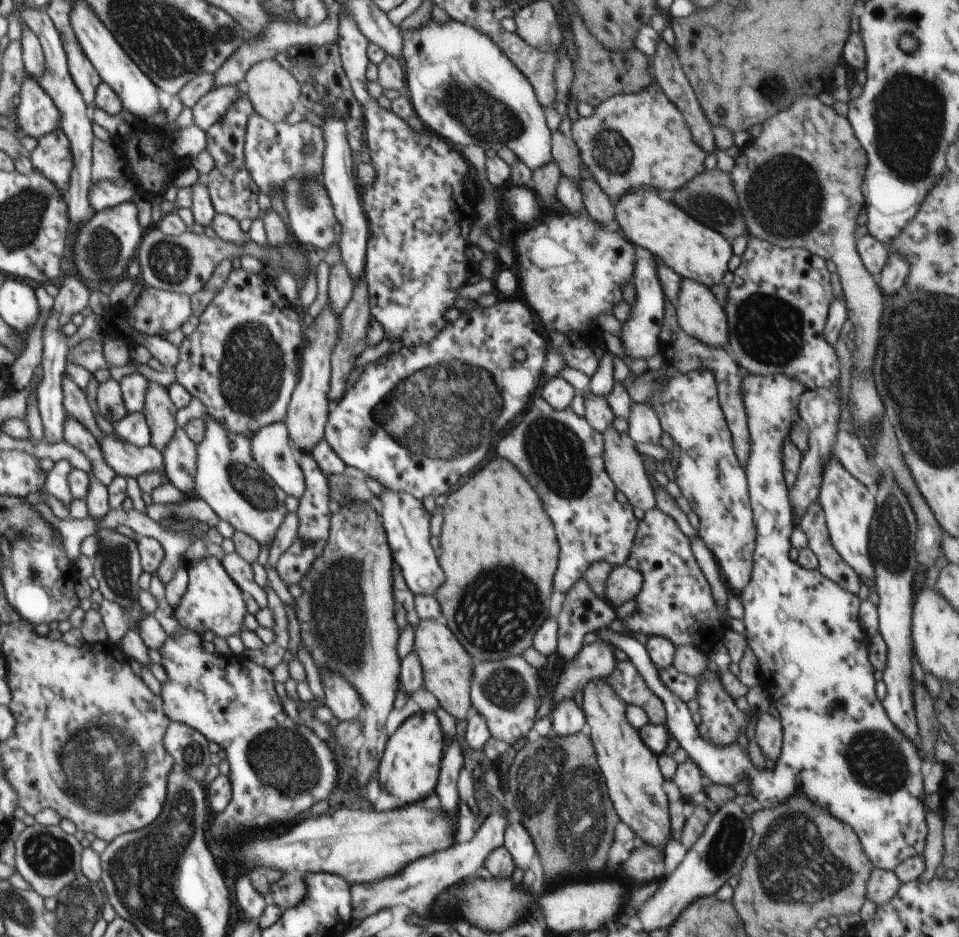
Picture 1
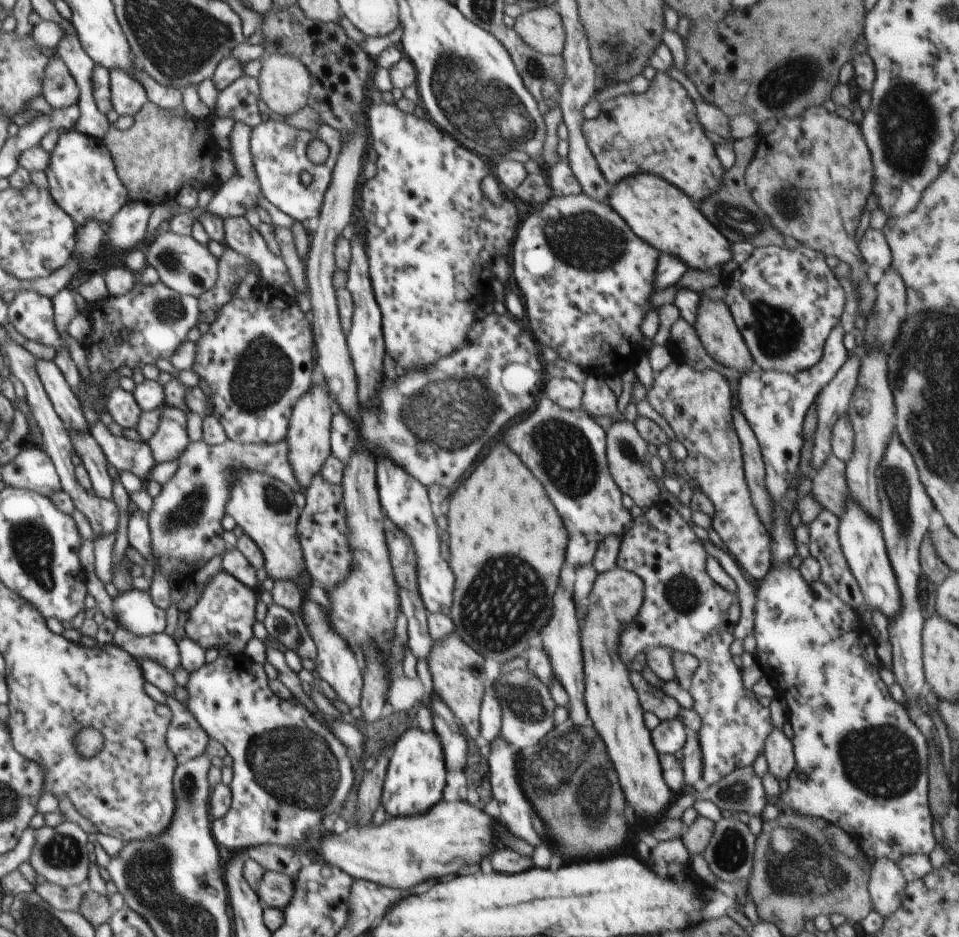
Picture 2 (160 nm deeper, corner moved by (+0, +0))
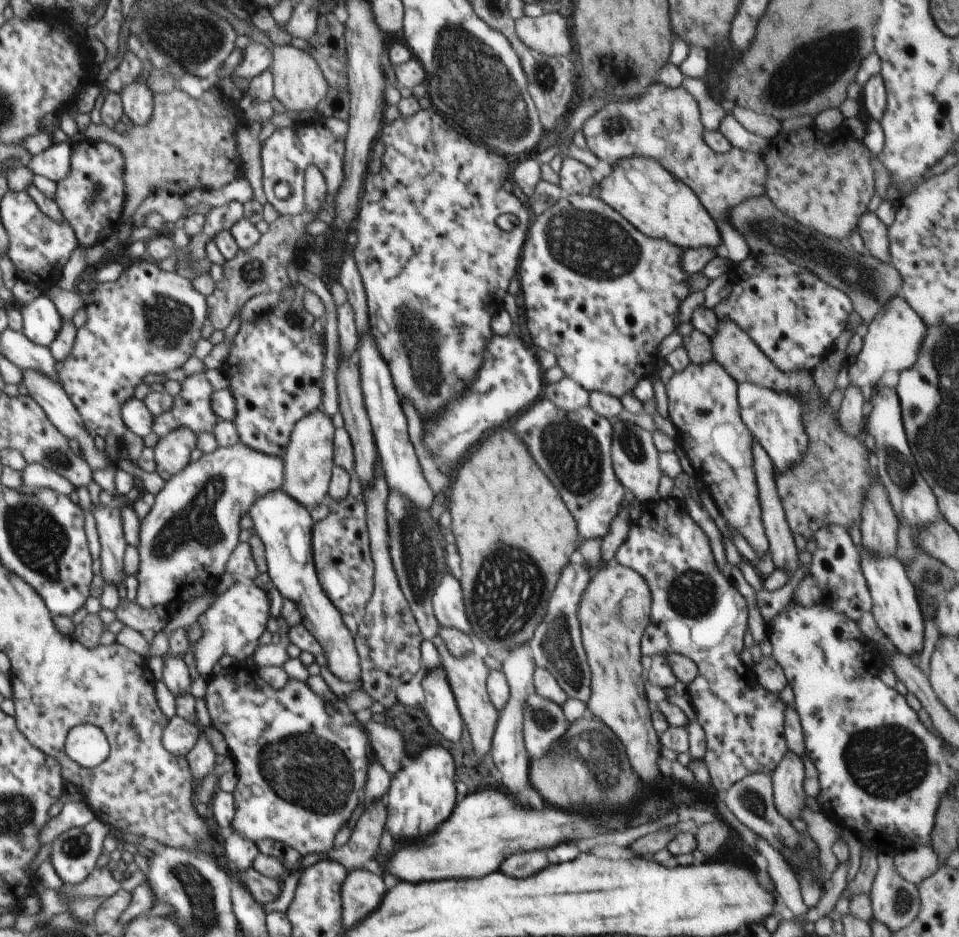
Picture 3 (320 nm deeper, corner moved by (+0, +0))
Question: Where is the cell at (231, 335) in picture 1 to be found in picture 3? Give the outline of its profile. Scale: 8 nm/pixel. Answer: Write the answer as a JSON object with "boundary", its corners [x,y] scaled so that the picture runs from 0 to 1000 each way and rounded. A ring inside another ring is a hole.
{"boundary":[[[285,333],[267,336],[261,343],[252,343],[242,367],[240,381],[235,384],[231,395],[245,425],[246,444],[242,450],[248,458],[251,472],[263,480],[294,491],[307,454],[336,435],[339,369],[328,353],[327,350],[318,351],[311,339],[289,339]]]}

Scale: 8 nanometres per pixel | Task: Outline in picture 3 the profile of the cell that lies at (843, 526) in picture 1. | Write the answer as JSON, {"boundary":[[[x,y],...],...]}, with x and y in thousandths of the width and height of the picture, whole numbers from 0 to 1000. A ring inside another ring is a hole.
{"boundary":[[[900,583],[894,585],[898,591],[898,605],[910,640],[909,655],[923,681],[934,694],[956,708],[964,685],[964,661],[955,638],[955,625],[948,618],[948,607],[932,594],[912,594]]]}

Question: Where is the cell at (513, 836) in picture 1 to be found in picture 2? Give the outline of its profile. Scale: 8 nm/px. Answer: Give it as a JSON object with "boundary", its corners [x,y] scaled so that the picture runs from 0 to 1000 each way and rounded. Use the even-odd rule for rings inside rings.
{"boundary":[[[521,785],[517,787],[512,792],[512,801],[510,806],[511,811],[511,832],[513,832],[513,845],[515,845],[515,852],[521,856],[521,875],[523,875],[523,880],[529,884],[529,886],[534,889],[537,893],[544,894],[554,901],[555,903],[563,903],[565,901],[565,894],[557,887],[555,883],[555,871],[553,871],[553,867],[555,867],[556,858],[551,856],[551,851],[548,850],[548,845],[544,845],[545,841],[540,837],[540,824],[538,824],[538,811],[541,811],[541,803],[538,803],[530,791],[521,788]]]}

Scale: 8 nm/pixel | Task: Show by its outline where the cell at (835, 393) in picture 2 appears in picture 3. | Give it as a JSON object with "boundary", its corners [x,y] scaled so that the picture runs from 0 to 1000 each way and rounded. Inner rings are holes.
{"boundary":[[[932,317],[907,344],[905,355],[900,361],[900,370],[891,388],[884,390],[886,411],[895,411],[903,420],[920,403],[922,397],[937,397],[948,394],[956,385],[967,356],[967,348],[943,317]]]}

